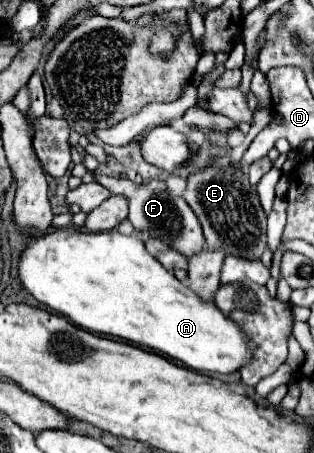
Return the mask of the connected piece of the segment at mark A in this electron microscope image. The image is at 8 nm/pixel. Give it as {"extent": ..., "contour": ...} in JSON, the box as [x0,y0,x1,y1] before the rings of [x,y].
{"extent":[18,227,250,373],"contour":[[[62,227],[44,233],[42,237],[30,235],[18,257],[18,277],[22,287],[32,297],[62,313],[74,325],[92,333],[112,335],[134,345],[154,349],[176,361],[182,361],[194,371],[232,373],[250,361],[246,335],[234,325],[234,321],[224,317],[216,305],[204,303],[196,293],[180,283],[174,273],[164,269],[146,251],[138,237],[122,235],[116,229],[104,233],[86,233],[76,227]]]}

